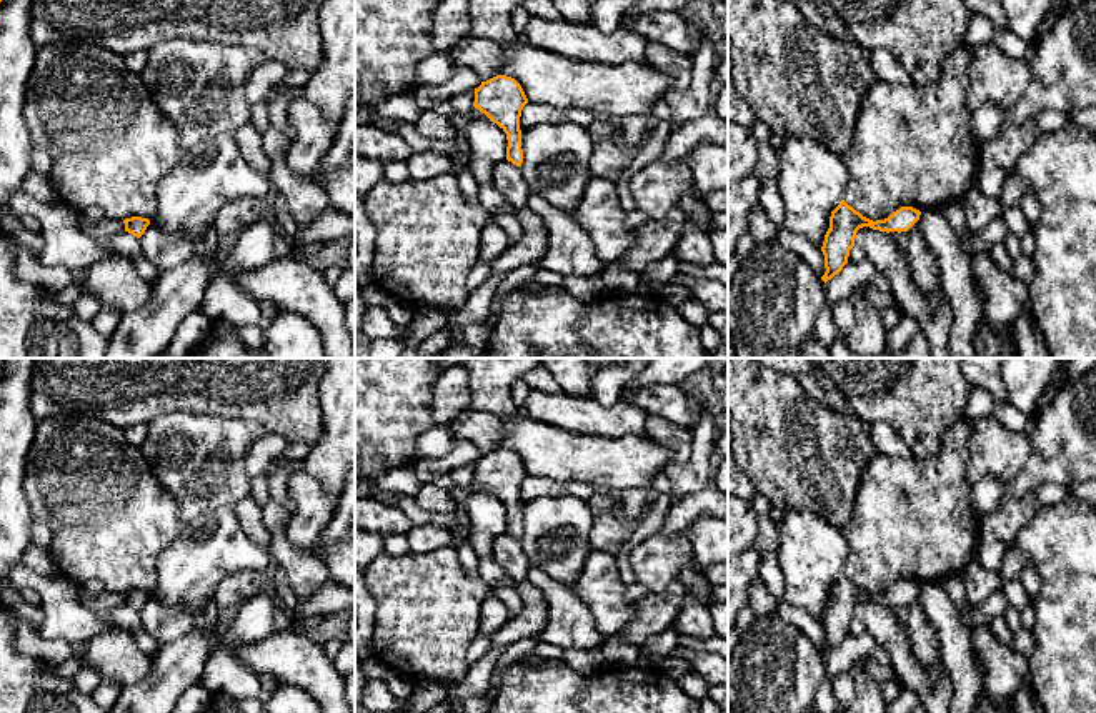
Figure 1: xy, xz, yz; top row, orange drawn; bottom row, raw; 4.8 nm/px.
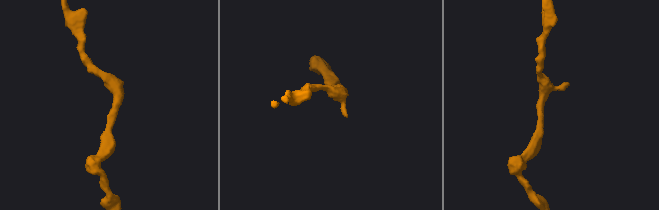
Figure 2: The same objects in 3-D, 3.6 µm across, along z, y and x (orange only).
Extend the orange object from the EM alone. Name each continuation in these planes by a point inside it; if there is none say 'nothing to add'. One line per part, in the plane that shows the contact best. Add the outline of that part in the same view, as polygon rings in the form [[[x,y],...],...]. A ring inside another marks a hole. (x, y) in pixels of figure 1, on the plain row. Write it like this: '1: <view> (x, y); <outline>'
nothing to add

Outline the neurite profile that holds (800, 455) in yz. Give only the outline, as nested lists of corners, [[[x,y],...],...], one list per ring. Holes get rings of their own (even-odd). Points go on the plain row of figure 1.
[[[728,358],[728,430],[733,458],[753,483],[756,495],[773,506],[783,511],[811,511],[843,530],[853,516],[864,466],[878,453],[868,428],[869,423],[861,418],[838,413],[808,396],[791,375],[760,365],[755,358]]]

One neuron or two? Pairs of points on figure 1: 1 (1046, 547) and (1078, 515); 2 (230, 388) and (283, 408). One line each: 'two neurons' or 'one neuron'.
1: one neuron
2: one neuron

